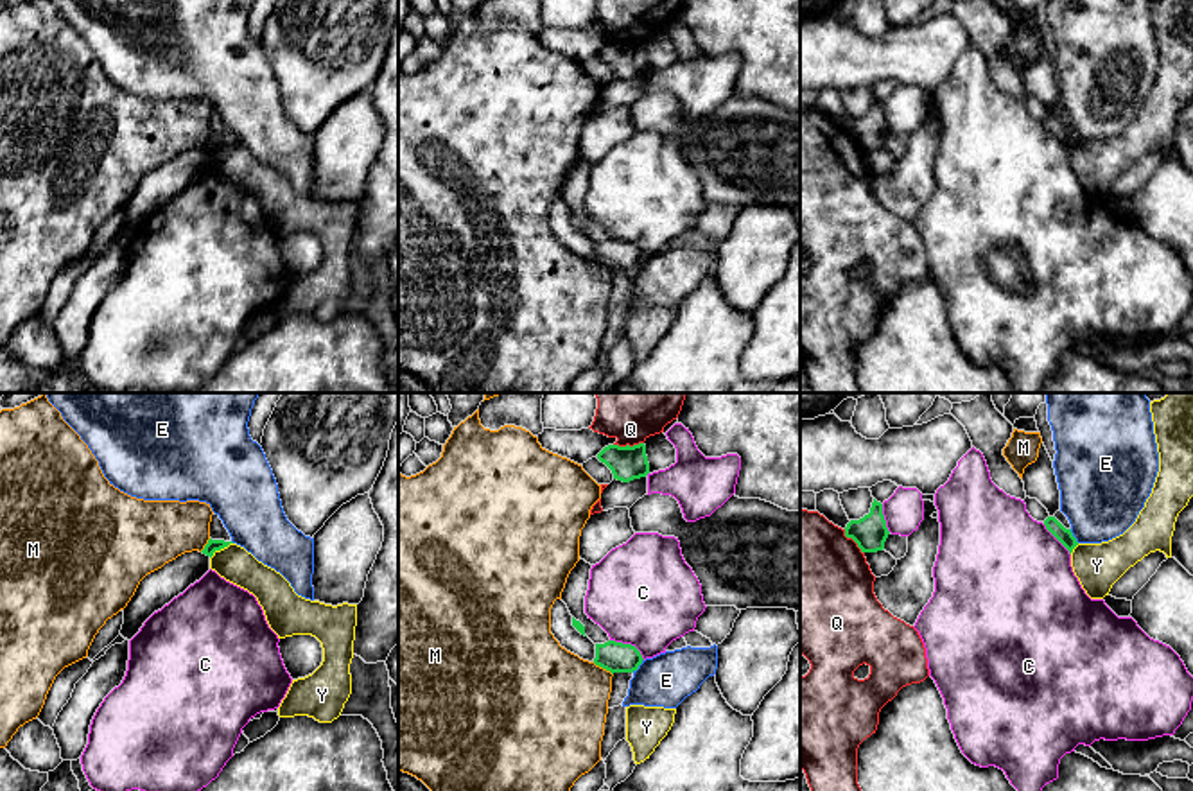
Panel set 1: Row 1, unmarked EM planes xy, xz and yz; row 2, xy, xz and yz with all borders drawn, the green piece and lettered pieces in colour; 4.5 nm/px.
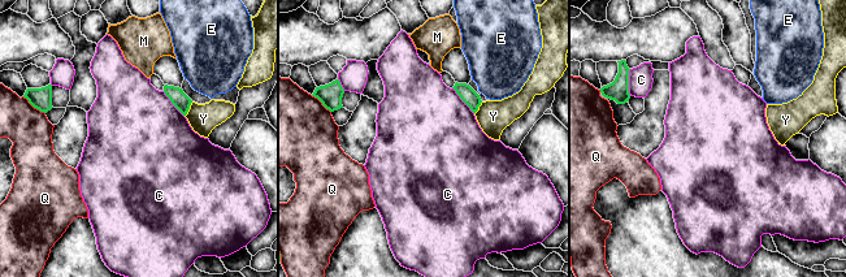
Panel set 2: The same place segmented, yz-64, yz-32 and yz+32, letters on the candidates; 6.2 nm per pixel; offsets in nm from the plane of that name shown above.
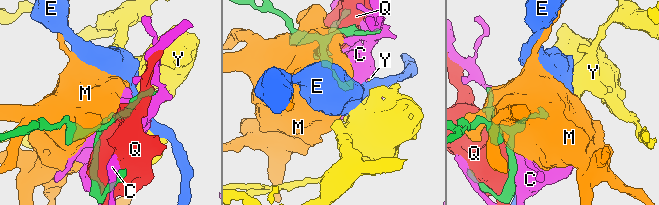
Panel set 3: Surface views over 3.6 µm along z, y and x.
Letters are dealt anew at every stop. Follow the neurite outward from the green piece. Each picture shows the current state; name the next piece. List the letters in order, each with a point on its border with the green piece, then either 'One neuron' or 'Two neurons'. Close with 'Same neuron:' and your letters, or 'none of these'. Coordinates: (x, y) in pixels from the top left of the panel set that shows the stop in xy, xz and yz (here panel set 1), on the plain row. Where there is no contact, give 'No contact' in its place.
C: Touches green at xz (628, 243). Two neurons
E: Touches green at xz (639, 262). Two neurons
M: Touches green at xz (603, 266). Two neurons
Q: Touches green at xz (628, 43). Two neurons
Y: Touches green at xy (219, 147). Two neurons
Same neuron: none of these

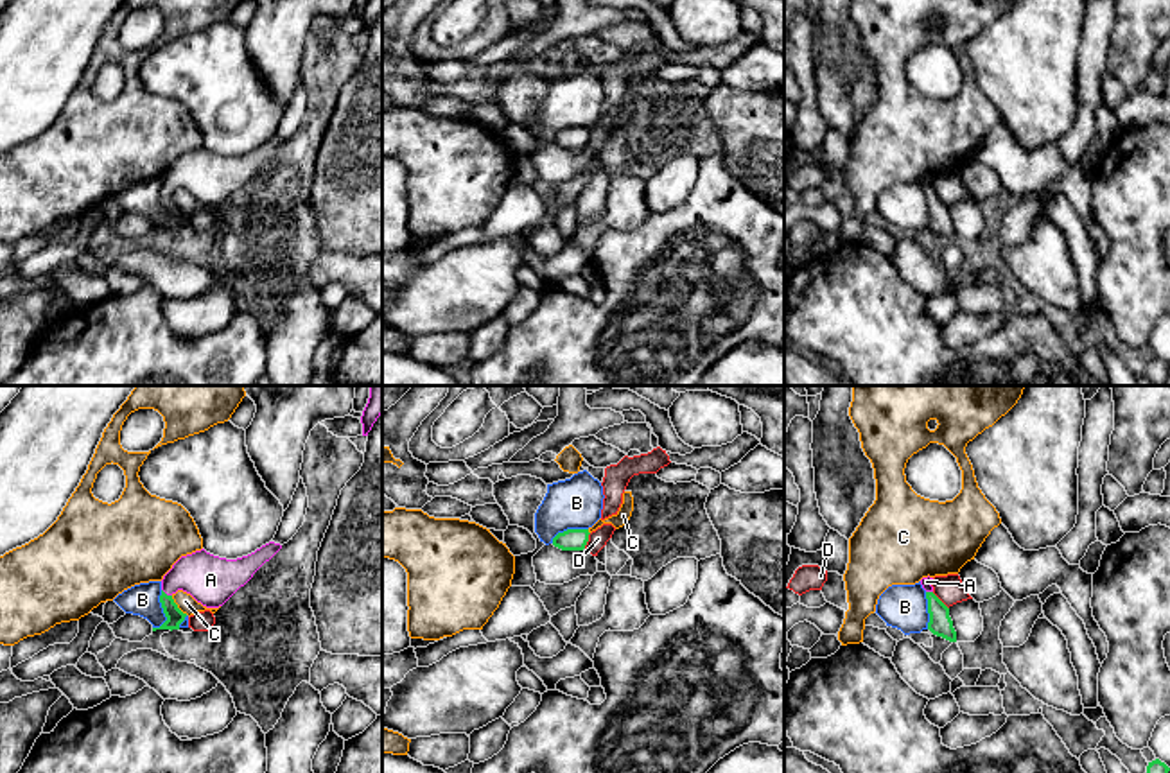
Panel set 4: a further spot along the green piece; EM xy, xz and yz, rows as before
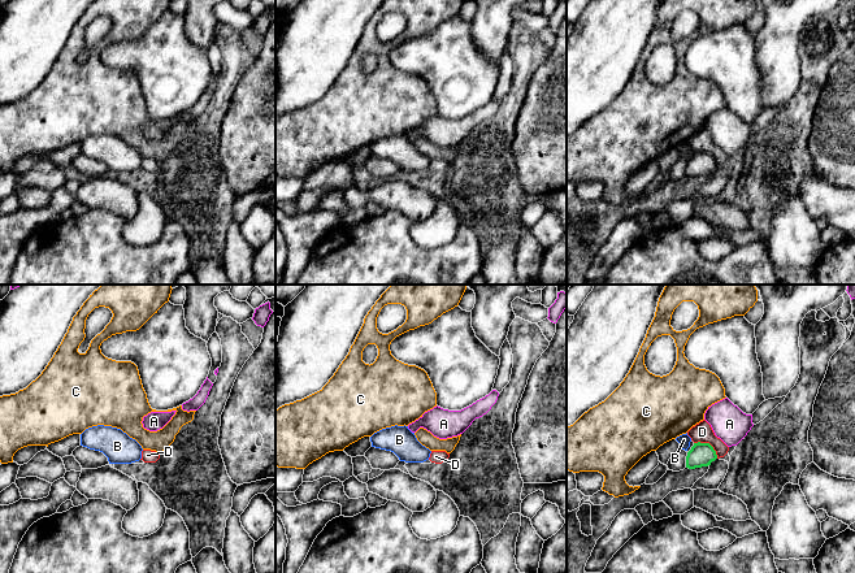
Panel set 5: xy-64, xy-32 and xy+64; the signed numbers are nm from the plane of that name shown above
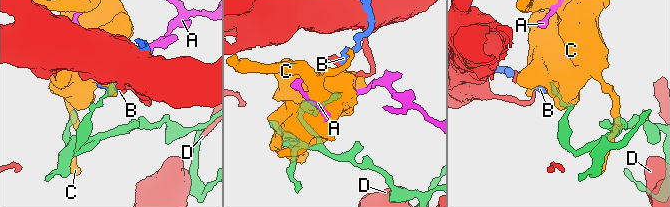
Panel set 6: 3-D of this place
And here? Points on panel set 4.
A: Touches green at xy (165, 192). One neuron
B: Touches green at xy (164, 210). Two neurons
C: Touches green at xy (176, 205). Two neurons
D: Touches green at yz (941, 199). Two neurons
Same neuron: A

